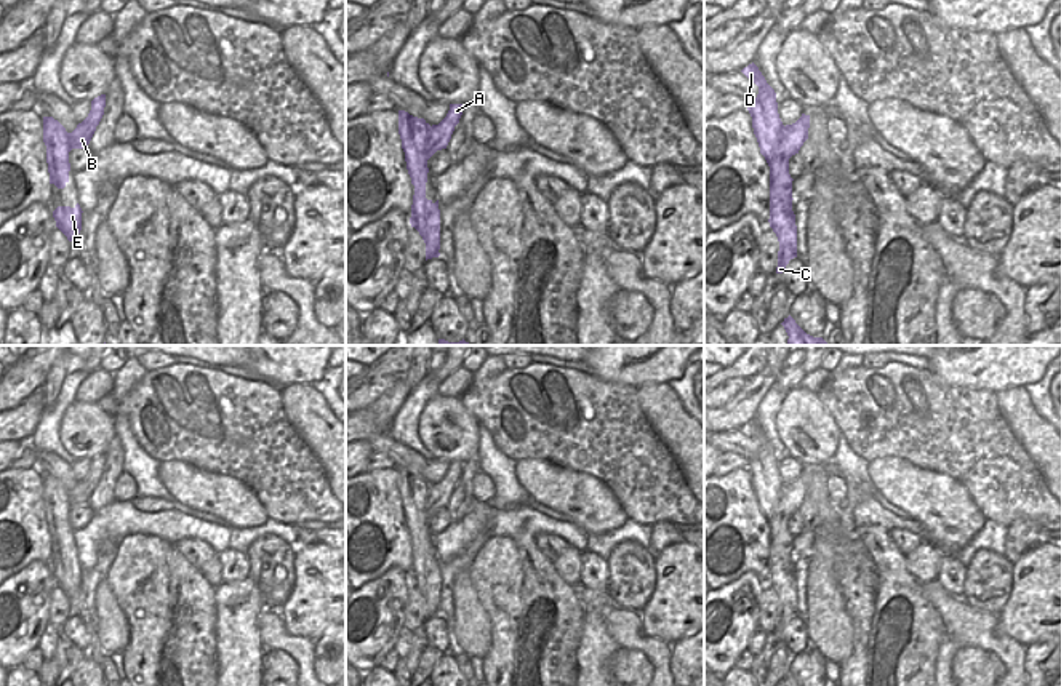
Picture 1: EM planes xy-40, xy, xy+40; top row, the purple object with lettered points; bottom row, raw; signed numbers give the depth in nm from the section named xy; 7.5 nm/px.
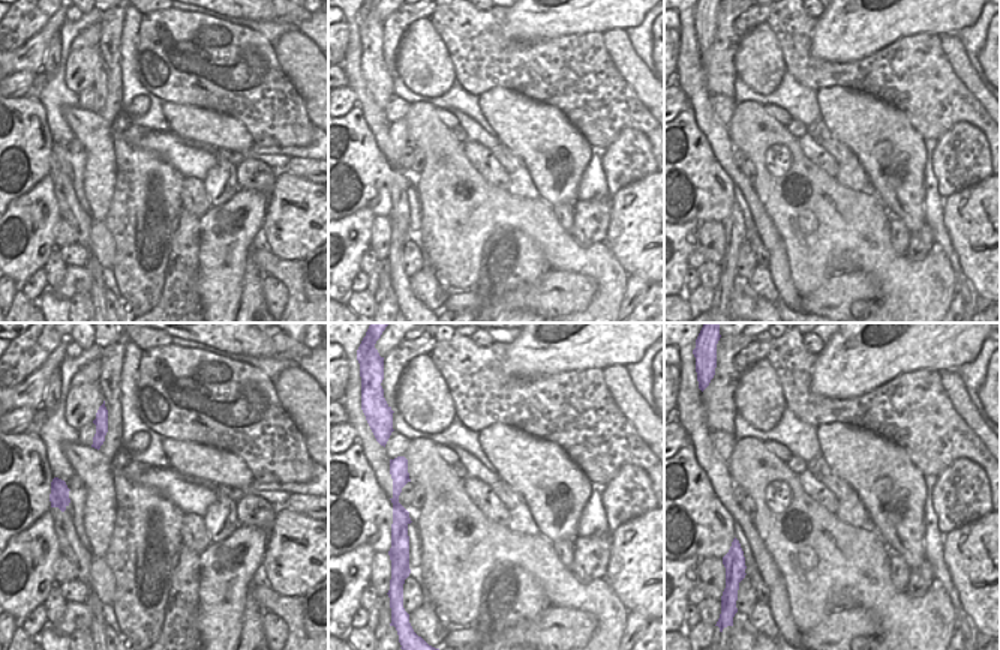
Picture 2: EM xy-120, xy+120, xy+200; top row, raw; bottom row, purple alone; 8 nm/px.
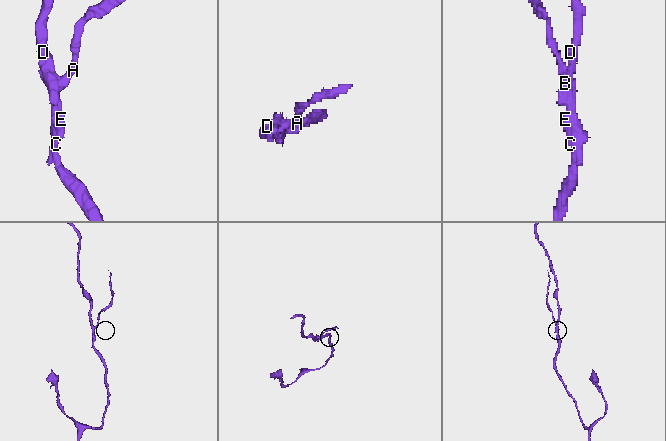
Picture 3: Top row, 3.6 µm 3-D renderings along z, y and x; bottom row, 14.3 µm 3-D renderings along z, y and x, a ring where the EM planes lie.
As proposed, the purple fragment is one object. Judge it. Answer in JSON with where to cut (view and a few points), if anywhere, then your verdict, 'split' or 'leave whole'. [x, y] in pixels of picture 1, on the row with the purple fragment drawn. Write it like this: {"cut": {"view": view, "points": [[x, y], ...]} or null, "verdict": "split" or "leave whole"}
{"cut": {"view": "xy", "points": [[442, 120], [453, 127]]}, "verdict": "split"}

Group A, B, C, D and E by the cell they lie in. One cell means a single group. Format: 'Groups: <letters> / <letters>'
Groups: A / B C D E

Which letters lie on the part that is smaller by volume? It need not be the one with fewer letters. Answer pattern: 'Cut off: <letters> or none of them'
Cut off: A

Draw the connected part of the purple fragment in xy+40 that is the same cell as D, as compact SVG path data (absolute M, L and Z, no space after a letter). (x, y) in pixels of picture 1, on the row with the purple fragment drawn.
M752 62L741 70L759 86L755 99L749 101L749 114L760 154L770 166L770 227L778 237L778 267L783 273L791 259L797 257L797 225L792 211L792 177L789 158L799 154L808 139L810 125L805 114L792 123L783 125L778 114L775 90L767 83L759 67Z

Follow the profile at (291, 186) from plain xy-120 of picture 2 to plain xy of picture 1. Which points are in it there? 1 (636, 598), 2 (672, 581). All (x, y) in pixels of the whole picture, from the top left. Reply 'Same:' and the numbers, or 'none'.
Same: 2

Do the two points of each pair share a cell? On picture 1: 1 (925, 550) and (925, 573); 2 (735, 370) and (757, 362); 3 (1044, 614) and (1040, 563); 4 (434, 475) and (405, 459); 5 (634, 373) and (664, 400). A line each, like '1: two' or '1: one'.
1: one
2: one
3: one
4: two
5: two

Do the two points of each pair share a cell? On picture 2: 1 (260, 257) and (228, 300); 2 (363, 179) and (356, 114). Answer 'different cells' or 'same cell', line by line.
1: different cells
2: same cell

